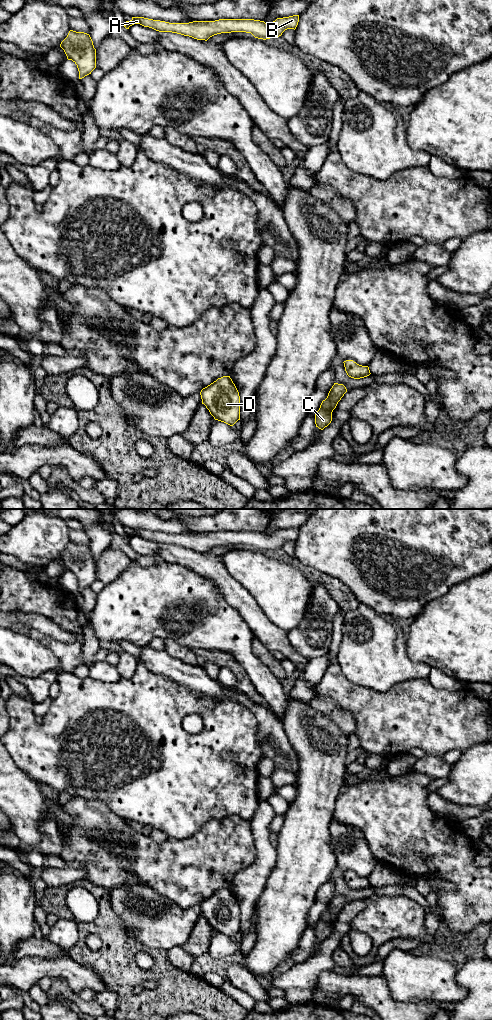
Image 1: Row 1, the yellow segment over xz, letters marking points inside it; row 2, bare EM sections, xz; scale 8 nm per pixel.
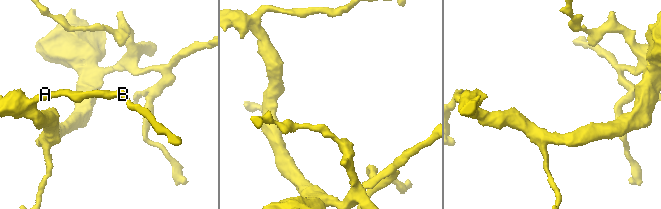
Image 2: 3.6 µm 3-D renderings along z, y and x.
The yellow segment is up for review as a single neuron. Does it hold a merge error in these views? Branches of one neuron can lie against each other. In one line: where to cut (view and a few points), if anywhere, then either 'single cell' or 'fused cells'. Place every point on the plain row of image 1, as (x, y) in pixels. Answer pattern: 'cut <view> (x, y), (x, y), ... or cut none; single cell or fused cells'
cut xz (320, 919), (332, 923); fused cells

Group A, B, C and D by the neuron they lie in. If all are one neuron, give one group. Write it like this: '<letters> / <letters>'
A B D / C

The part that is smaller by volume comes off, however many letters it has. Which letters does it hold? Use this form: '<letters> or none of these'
C

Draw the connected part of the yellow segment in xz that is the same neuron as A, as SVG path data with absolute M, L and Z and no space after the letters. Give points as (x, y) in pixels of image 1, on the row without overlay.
M299 527L277 530L271 535L254 531L219 531L215 533L193 533L189 535L169 535L144 529L132 529L124 539L129 541L134 536L152 540L159 544L172 544L207 553L210 549L231 544L251 545L258 551L279 549L287 541L296 541Z

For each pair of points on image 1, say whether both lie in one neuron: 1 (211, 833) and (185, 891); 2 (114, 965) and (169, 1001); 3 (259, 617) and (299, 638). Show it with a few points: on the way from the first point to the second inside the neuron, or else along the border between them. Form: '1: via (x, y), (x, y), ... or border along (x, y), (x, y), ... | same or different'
1: via (211, 847), (211, 854), (188, 877) | same
2: via (123, 982), (124, 989), (136, 1001), (152, 1001) | same
3: border along (287, 632), (289, 643), (299, 653) | different

